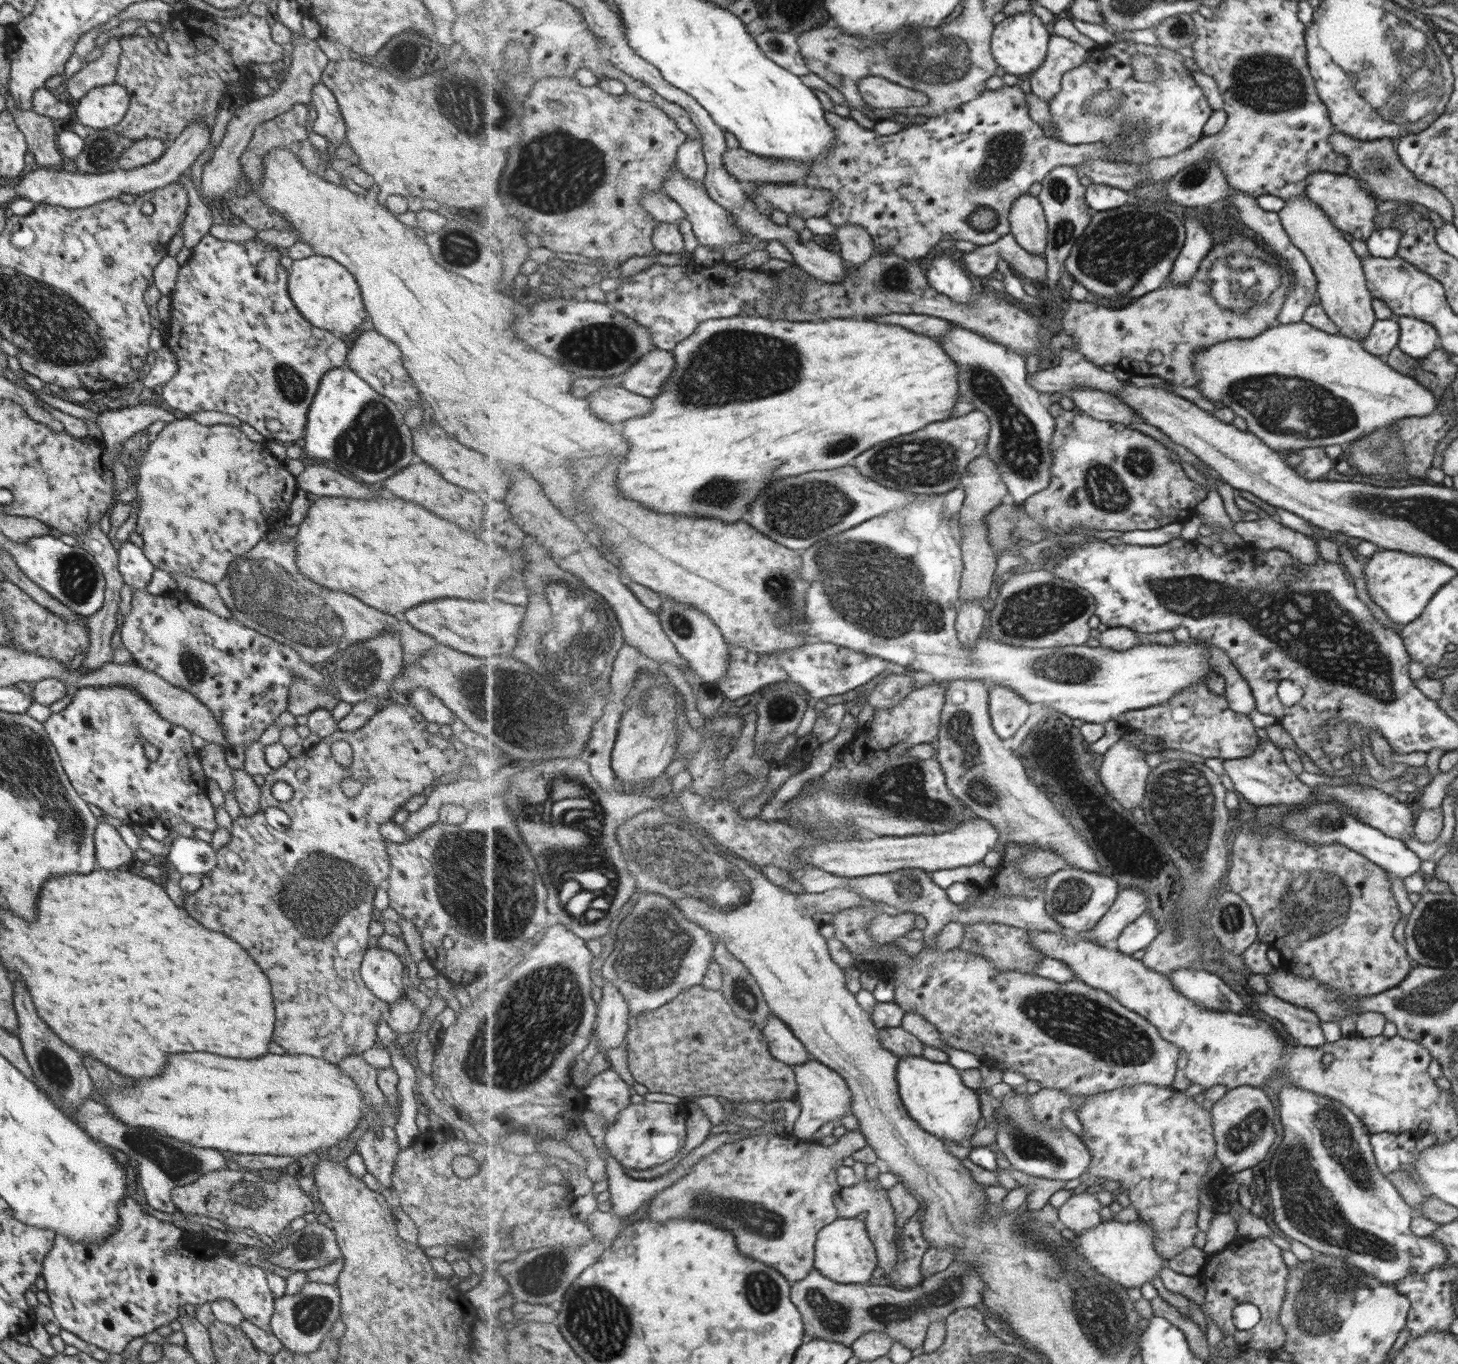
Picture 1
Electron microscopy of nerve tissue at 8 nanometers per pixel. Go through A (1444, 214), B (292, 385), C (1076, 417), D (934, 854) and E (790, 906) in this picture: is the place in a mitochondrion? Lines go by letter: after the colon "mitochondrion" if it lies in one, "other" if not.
A: other
B: mitochondrion
C: other
D: other
E: other

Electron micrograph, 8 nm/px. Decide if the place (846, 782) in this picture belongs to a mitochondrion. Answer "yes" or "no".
yes

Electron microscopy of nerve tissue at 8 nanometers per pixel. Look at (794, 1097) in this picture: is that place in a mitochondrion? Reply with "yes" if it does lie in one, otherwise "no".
no

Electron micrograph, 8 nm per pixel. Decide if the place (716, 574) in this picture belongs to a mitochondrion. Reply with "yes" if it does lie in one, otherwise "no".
no

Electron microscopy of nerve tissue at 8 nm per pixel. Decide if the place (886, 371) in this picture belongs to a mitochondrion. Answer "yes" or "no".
no

